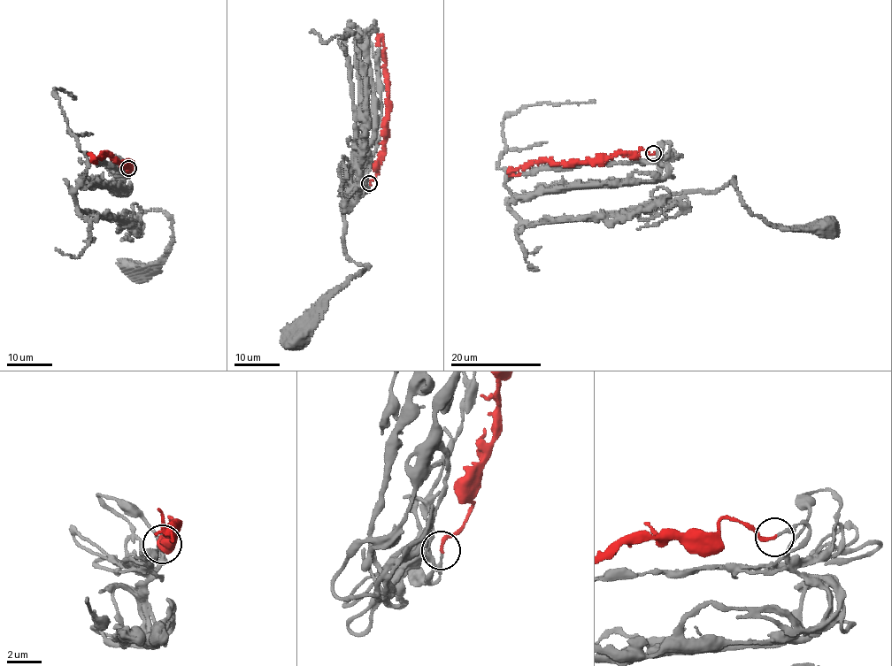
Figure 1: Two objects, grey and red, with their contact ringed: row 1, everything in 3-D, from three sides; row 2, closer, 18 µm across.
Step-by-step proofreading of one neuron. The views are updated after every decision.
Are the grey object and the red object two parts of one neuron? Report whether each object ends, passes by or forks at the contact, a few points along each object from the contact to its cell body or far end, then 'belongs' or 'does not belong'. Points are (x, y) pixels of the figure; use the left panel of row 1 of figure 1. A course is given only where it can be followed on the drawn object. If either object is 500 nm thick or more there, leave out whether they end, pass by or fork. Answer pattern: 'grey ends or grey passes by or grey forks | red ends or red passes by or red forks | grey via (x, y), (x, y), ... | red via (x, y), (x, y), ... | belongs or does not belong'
grey ends | red ends | grey via (128, 168), (119, 195), (79, 184), (76, 204), (121, 221), (126, 211), (167, 217), (166, 251), (140, 271) | red via (128, 168), (129, 162), (132, 164), (126, 165), (111, 156), (100, 155), (94, 158), (95, 163), (92, 160) | belongs

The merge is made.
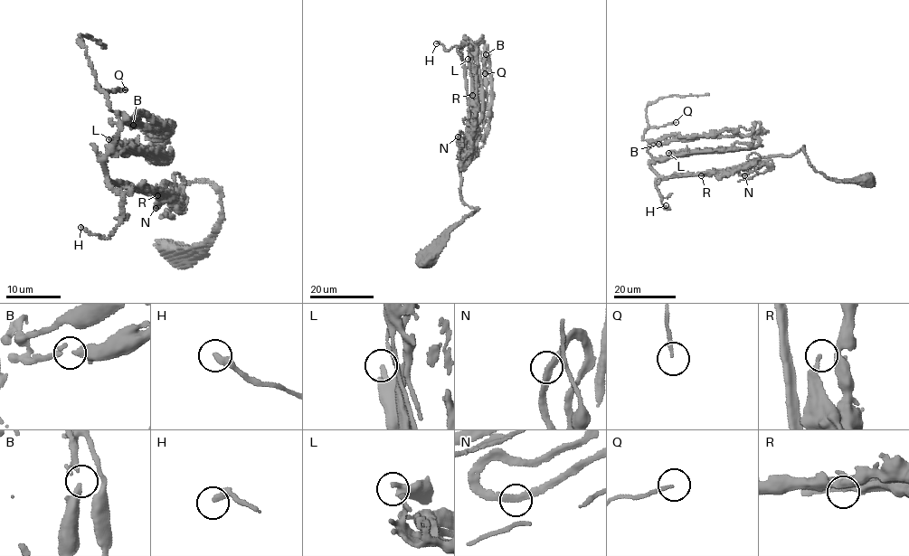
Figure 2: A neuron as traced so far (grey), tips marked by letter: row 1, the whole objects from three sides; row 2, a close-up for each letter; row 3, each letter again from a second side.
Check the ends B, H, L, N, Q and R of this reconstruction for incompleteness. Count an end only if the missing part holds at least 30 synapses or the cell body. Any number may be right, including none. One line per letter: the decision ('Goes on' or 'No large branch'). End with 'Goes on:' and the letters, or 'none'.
B: No large branch
H: Goes on
L: No large branch
N: No large branch
Q: Goes on
R: Goes on
Goes on: H, Q, R

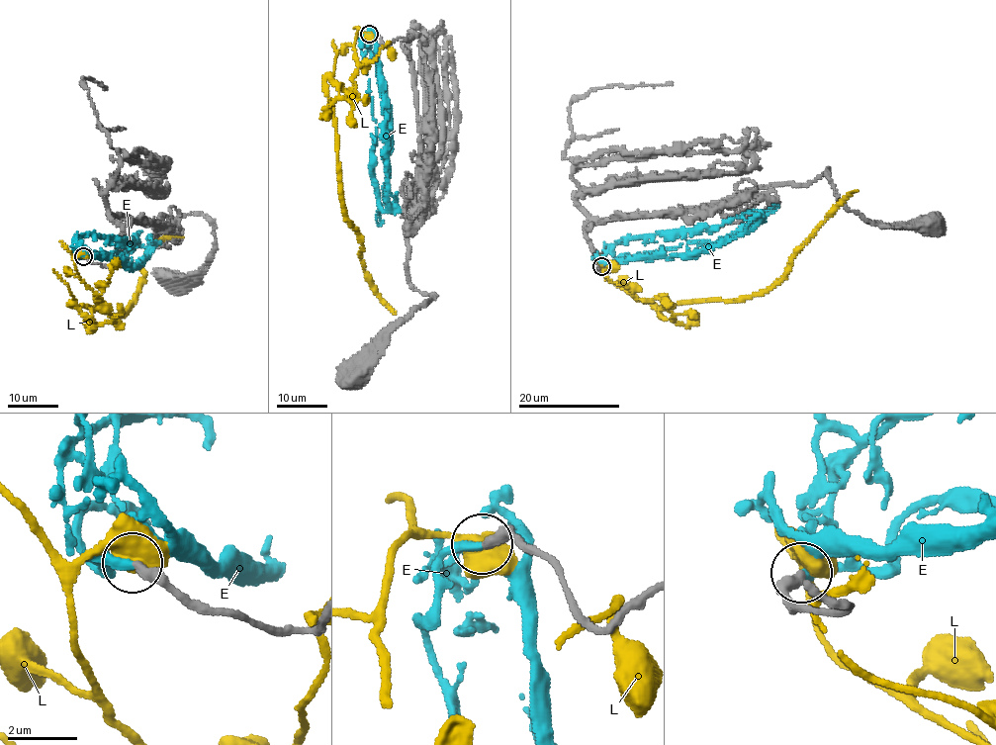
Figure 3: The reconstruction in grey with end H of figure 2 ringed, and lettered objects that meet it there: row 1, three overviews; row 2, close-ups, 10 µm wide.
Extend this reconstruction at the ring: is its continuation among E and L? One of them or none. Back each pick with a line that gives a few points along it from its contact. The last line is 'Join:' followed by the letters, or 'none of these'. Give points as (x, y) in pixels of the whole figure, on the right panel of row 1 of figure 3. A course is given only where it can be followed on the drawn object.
E: it runs (600, 266), (623, 239), (721, 226), (770, 211), (747, 232), (685, 255), (607, 262), (591, 257)
Join: E

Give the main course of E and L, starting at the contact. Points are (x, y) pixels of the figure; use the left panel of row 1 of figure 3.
E: (83, 256), (75, 254), (76, 238), (87, 233), (134, 243), (137, 233), (148, 256), (132, 266), (78, 245)
L: (84, 255), (75, 270), (101, 300), (85, 315), (71, 304), (122, 318), (148, 248), (183, 235)

